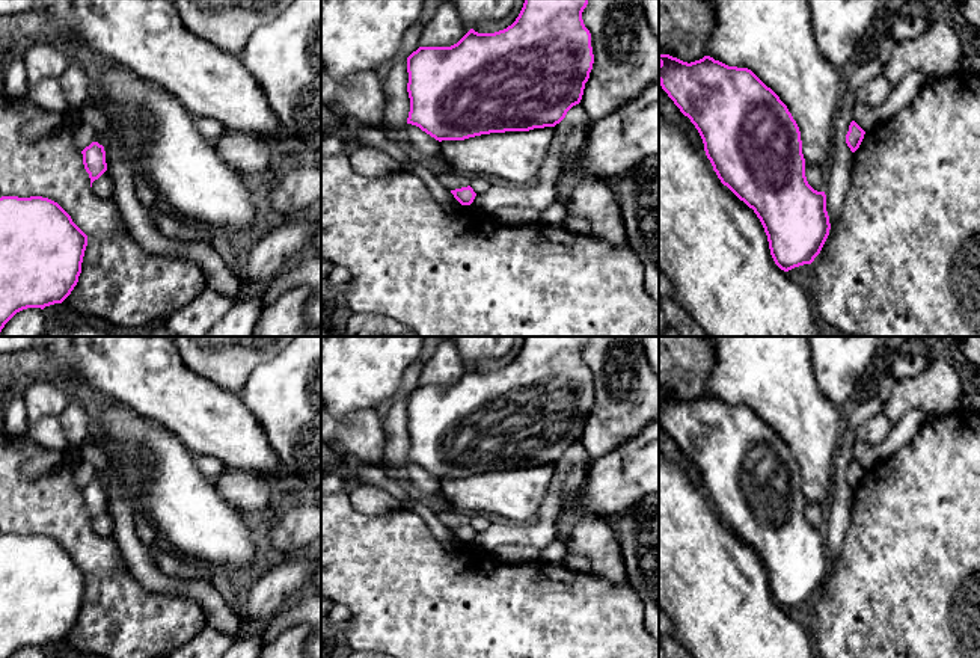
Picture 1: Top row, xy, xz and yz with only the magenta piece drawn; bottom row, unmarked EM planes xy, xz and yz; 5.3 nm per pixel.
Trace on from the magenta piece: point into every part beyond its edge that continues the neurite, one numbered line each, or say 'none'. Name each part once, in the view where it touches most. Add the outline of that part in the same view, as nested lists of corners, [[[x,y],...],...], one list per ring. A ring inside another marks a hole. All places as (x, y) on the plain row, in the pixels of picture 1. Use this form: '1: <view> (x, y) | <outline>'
none

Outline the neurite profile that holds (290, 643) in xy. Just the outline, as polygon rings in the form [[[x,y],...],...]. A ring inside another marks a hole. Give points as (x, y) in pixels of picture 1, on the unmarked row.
[[[302,625],[291,626],[265,644],[259,658],[305,658],[308,629]]]

